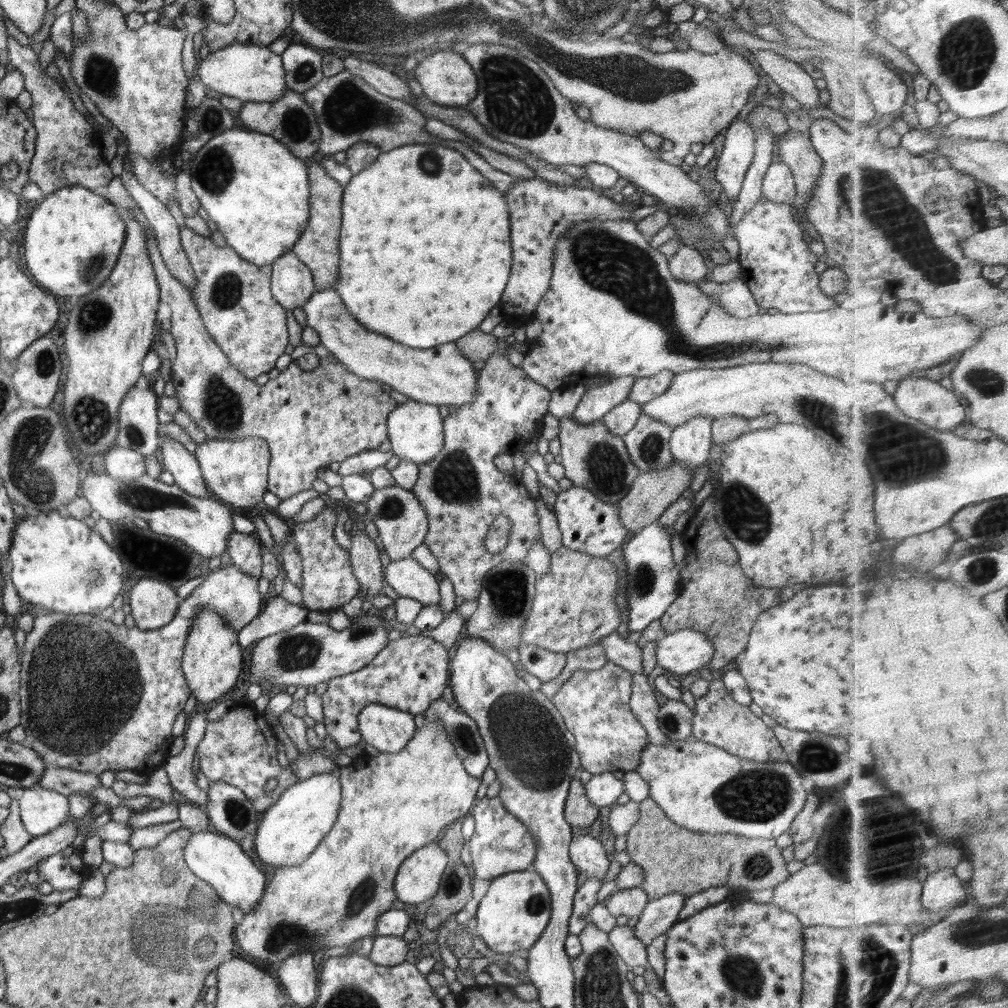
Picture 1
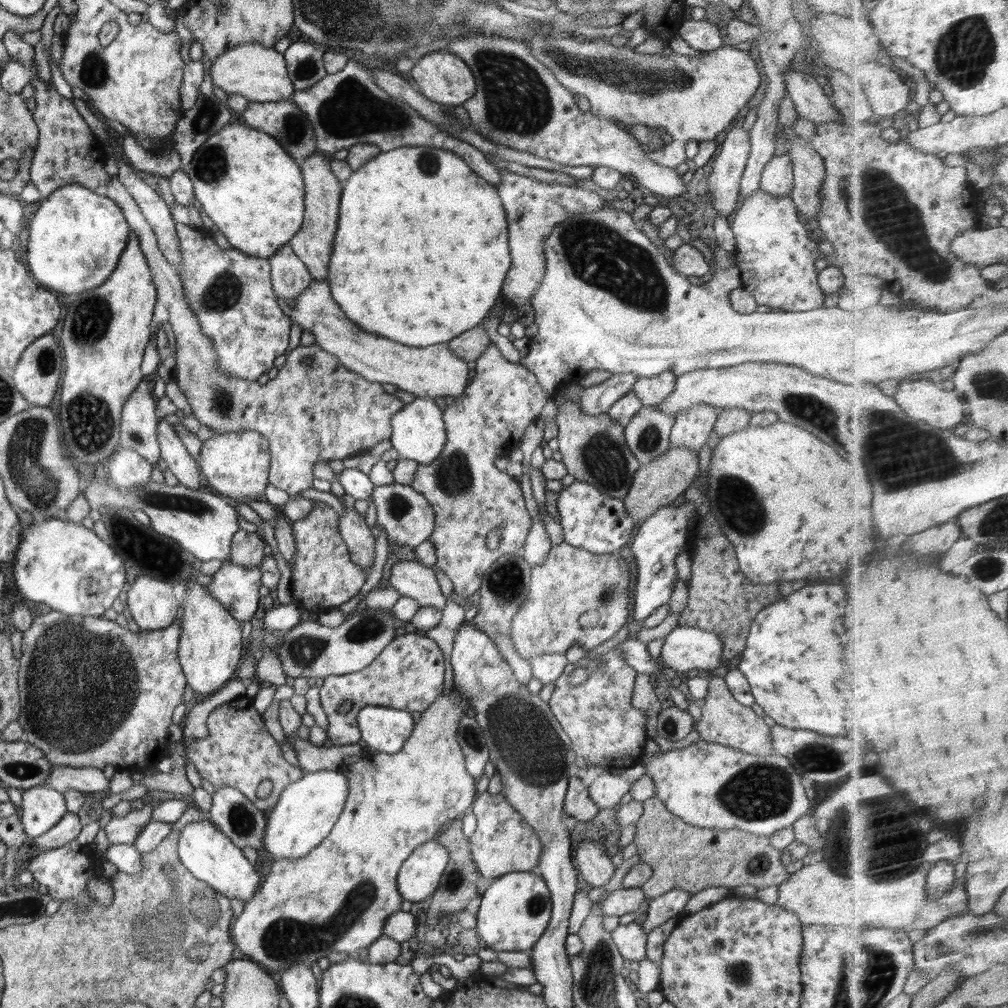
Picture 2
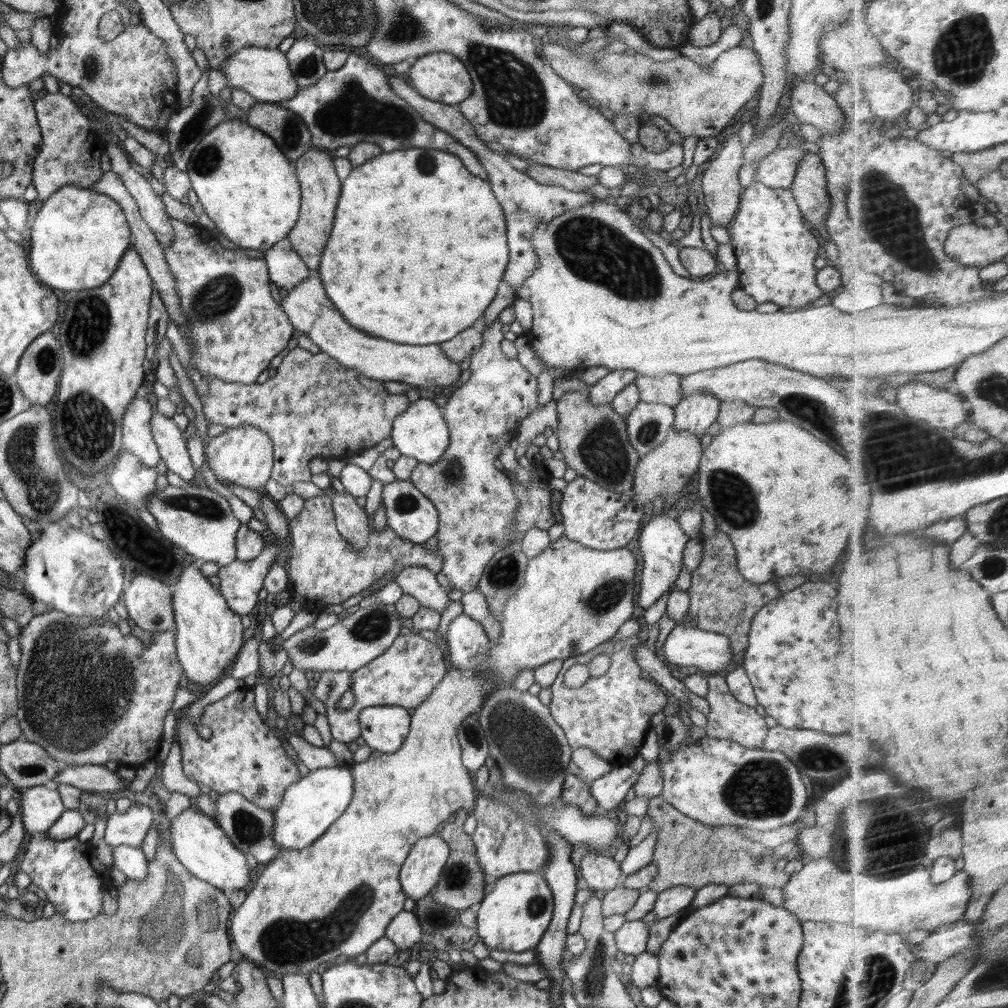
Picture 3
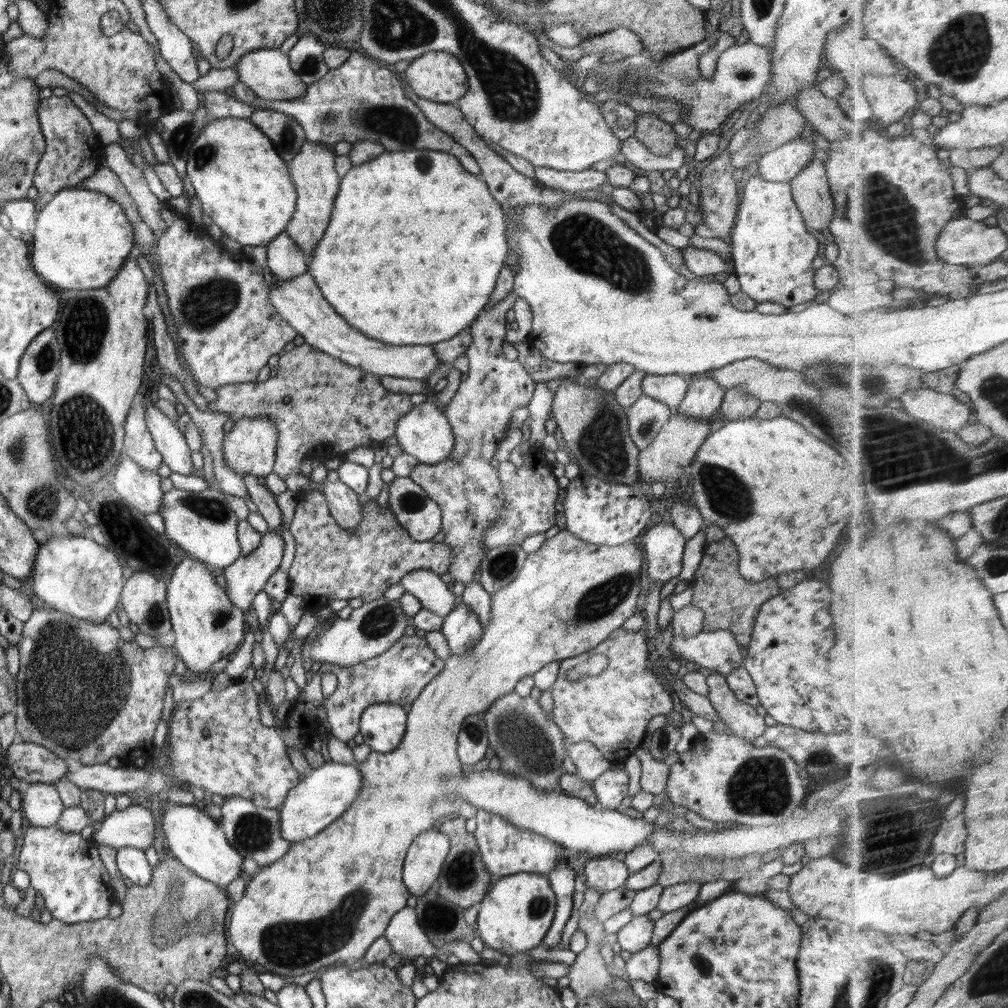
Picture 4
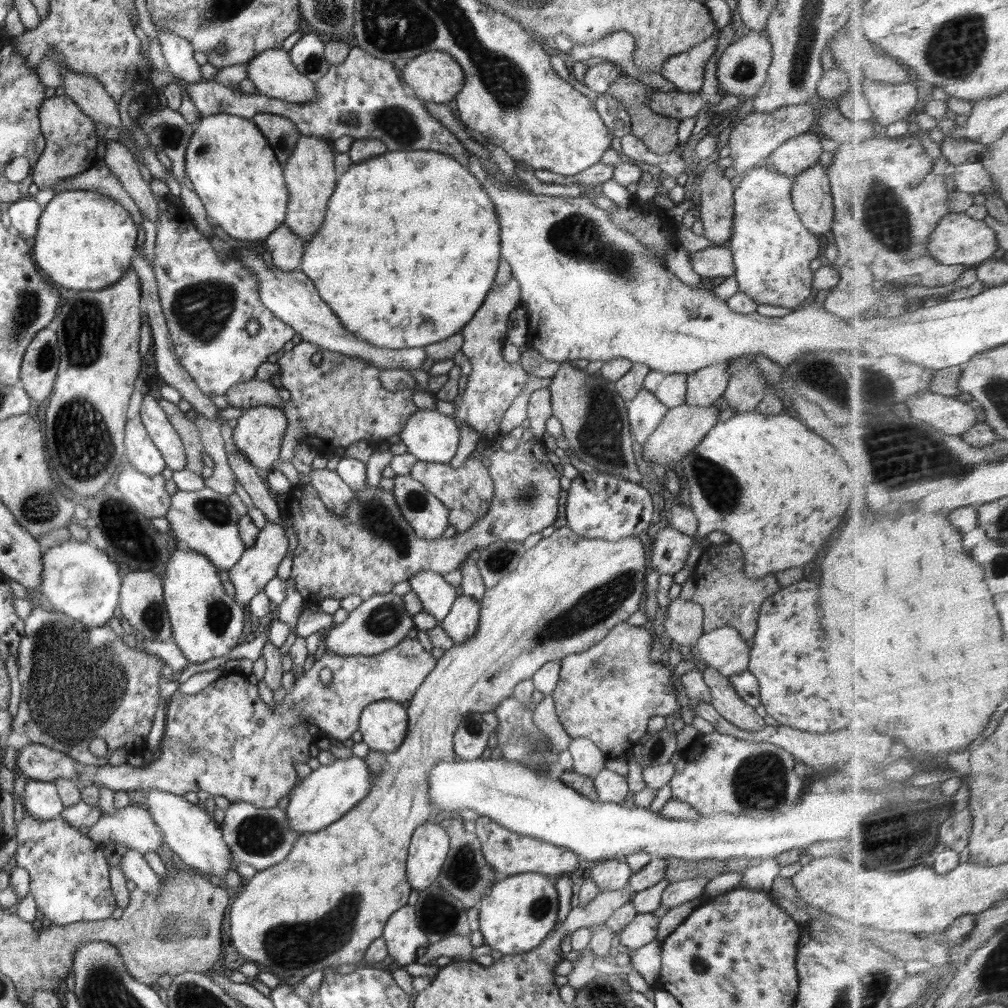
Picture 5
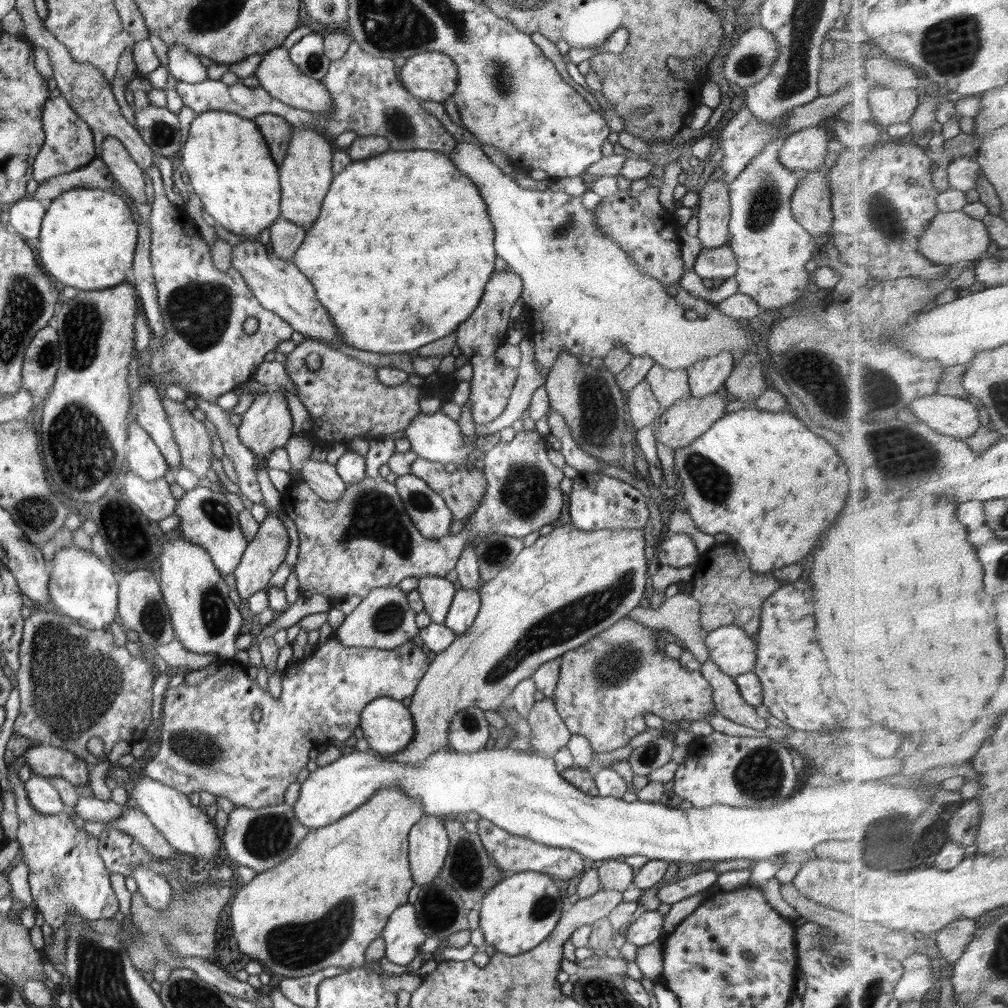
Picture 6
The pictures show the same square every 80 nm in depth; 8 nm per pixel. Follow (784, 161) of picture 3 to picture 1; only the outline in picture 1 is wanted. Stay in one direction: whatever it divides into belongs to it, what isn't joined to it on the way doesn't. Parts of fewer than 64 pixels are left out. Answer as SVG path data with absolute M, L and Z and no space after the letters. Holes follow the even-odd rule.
M779 159L773 161L764 175L761 194L772 203L793 205L796 188L787 164Z

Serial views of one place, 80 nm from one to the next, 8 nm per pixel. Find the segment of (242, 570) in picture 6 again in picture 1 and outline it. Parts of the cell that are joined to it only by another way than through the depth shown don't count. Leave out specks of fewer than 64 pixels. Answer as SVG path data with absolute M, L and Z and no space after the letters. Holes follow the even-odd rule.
M223 566L212 571L206 576L204 582L200 584L189 596L178 606L175 618L172 618L166 626L161 629L142 630L138 627L128 627L117 625L110 620L102 620L97 615L92 614L46 614L40 618L34 618L32 630L26 633L25 644L22 648L22 662L20 670L19 696L22 696L22 688L28 694L28 710L26 716L20 717L20 726L24 727L25 739L21 742L24 746L35 750L46 765L53 765L58 768L77 770L78 772L91 772L92 774L102 774L104 770L111 771L134 771L140 775L148 776L155 768L162 767L165 758L169 756L168 750L173 742L172 725L176 716L184 710L186 700L191 694L191 690L186 683L182 671L182 657L184 654L184 645L190 634L194 615L200 607L210 607L216 611L222 619L226 619L232 630L239 631L249 622L255 620L260 615L262 608L263 595L258 591L259 580L244 574L236 566ZM226 567L226 568L223 568ZM98 634L98 636L96 636ZM94 640L98 640L98 650L94 648ZM60 676L62 676L62 696L60 696ZM72 714L84 714L84 716L72 716Z

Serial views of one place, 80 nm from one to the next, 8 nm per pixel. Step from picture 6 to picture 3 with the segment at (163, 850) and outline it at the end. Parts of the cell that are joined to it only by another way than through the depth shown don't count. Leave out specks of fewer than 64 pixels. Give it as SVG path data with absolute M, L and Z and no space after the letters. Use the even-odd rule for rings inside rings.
M134 803L127 812L116 811L106 816L102 822L106 825L104 840L113 847L127 844L138 848L143 844L152 822L153 814L150 807Z

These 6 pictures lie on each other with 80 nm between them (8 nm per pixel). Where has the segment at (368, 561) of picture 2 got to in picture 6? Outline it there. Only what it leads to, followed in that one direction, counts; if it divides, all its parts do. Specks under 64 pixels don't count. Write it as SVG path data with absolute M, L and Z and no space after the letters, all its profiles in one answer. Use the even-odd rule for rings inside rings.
M307 458L301 468L302 480L322 499L328 502L340 500L347 489L337 468L328 461Z

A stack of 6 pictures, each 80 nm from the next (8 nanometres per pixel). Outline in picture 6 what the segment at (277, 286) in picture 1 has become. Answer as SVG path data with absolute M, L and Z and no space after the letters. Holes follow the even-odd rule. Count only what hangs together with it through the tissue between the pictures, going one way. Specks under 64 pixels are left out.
M278 217L269 229L273 253L282 260L293 261L307 230L282 217Z

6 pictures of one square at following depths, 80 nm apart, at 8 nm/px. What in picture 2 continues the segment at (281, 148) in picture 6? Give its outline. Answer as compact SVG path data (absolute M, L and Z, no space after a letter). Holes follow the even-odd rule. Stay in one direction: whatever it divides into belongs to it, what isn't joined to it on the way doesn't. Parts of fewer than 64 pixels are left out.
M292 99L280 102L250 101L250 104L242 111L242 118L248 127L260 130L276 139L276 142L279 142L280 146L283 146L283 149L299 164L304 161L304 158L316 152L314 128L308 122L308 115L304 114L304 111L301 111Z

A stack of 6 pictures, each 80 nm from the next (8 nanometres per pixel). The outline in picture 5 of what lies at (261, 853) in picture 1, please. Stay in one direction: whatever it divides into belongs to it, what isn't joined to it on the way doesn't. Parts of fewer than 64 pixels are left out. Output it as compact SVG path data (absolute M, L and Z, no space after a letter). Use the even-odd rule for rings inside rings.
M352 755L337 759L329 765L320 765L289 791L284 808L288 815L289 827L295 832L312 833L337 822L356 806L372 788L373 774L368 770L364 758Z

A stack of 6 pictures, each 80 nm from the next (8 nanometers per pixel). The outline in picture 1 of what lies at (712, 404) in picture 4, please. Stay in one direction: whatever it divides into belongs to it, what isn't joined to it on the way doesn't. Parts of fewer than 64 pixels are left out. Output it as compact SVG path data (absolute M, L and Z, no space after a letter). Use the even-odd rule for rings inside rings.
M699 414L674 428L669 442L673 458L694 471L709 462L712 423L713 418Z

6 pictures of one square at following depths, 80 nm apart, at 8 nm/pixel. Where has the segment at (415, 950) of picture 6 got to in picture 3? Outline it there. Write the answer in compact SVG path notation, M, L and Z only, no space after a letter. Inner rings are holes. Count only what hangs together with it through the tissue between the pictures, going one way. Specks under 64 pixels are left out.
M400 911L388 923L385 930L389 938L400 949L413 948L422 938L422 931L418 919L410 911Z

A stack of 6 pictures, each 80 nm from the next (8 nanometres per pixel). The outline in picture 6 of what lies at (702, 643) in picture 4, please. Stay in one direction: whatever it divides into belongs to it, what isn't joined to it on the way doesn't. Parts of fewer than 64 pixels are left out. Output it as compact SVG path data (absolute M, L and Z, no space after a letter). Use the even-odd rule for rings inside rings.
M720 626L703 639L709 659L718 669L734 678L755 670L757 643L737 626Z

